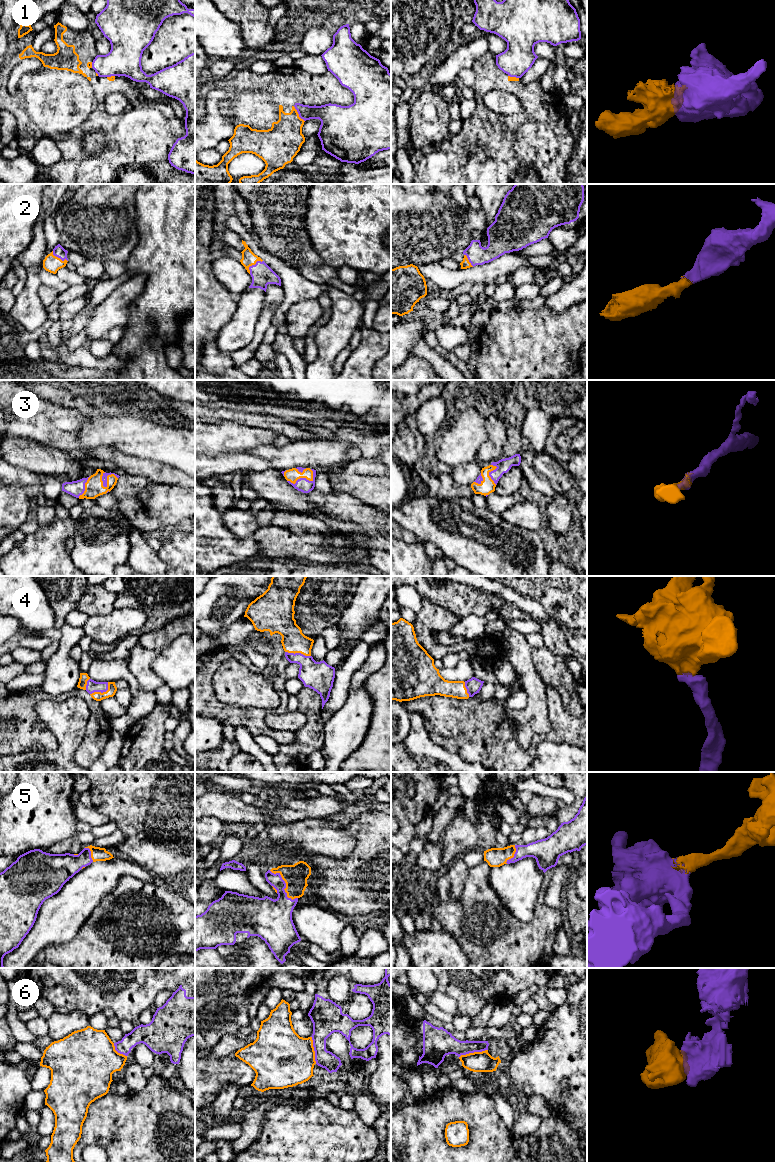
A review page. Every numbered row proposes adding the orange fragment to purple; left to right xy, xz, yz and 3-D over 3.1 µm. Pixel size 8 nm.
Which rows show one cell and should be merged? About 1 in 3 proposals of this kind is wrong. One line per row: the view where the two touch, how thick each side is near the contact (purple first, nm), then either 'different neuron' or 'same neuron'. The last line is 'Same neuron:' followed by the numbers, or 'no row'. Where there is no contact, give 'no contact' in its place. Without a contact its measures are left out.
1: xz | 180/280 nm | different neuron
2: xz | 170/110 nm | same neuron
3: xy | 50/150 nm | same neuron
4: xz | 240/190 nm | same neuron
5: xz | 240/190 nm | same neuron
6: yz | 180/160 nm | different neuron
Same neuron: 2, 3, 4, 5

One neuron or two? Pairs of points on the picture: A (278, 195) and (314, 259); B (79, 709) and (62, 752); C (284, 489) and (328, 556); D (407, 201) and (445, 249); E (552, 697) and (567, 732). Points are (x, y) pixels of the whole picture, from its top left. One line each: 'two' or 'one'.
A: one
B: one
C: two
D: one
E: one

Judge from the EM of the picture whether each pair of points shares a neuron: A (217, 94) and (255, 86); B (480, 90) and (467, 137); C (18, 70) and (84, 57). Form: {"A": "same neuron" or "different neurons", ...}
{"A": "different neurons", "B": "same neuron", "C": "different neurons"}

